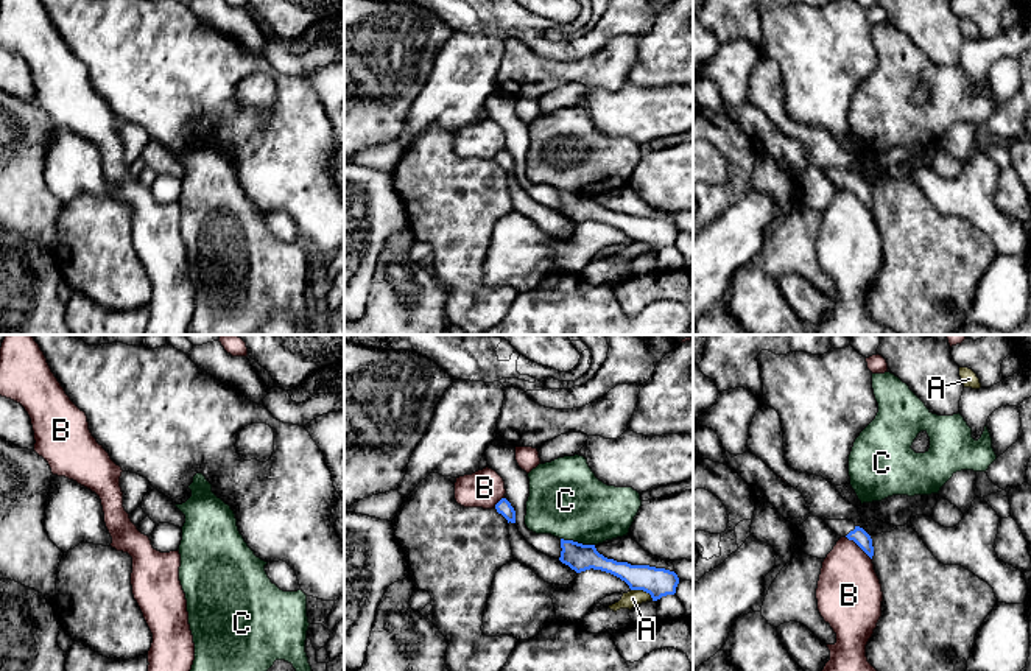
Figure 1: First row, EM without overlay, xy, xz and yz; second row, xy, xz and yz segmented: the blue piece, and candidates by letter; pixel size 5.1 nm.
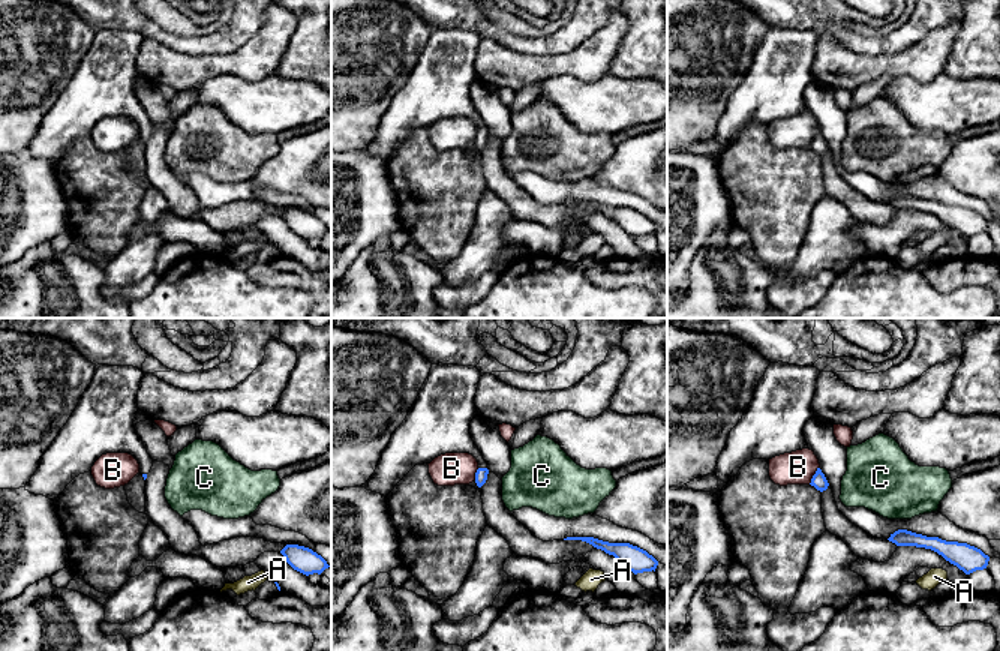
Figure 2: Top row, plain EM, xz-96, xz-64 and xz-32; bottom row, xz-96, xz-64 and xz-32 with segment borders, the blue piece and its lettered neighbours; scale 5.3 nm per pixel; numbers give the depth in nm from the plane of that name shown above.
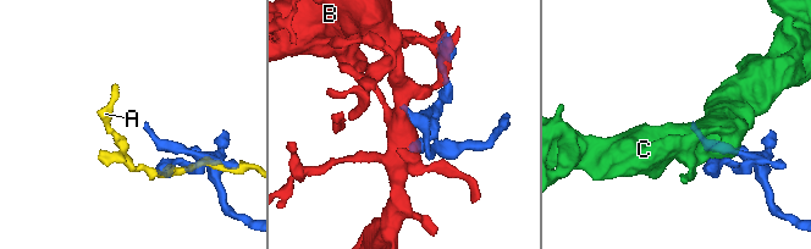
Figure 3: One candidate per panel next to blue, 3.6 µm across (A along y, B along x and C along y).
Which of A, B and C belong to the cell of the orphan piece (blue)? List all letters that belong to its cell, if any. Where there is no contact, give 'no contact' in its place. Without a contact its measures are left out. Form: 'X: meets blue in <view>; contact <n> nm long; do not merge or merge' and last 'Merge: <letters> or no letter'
A: meets blue in xz; contact 130 nm long; do not merge
B: meets blue in yz; contact 180 nm long; do not merge
C: meets blue in xz; contact 180 nm long; do not merge
Merge: no letter

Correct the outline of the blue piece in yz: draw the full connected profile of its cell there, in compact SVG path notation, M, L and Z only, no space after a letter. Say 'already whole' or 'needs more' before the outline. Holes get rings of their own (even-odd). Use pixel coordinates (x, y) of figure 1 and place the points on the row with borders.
needs more | M824 520L824 523L841 537L853 540L871 559L874 546L871 536L850 520Z

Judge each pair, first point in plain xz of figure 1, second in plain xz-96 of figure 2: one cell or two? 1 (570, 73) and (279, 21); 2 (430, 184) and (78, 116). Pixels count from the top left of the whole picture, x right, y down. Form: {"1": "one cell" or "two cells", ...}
{"1": "one cell", "2": "two cells"}

